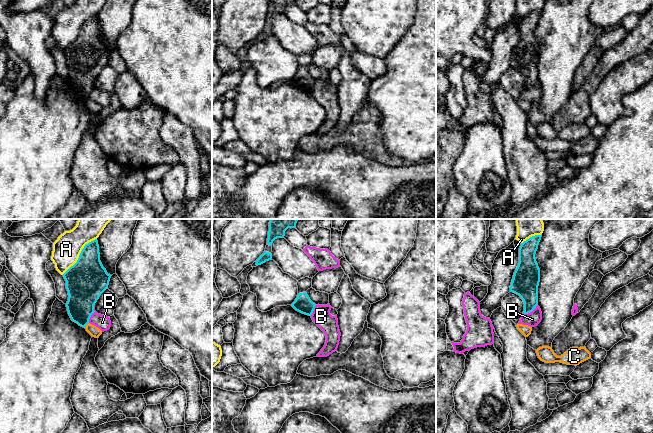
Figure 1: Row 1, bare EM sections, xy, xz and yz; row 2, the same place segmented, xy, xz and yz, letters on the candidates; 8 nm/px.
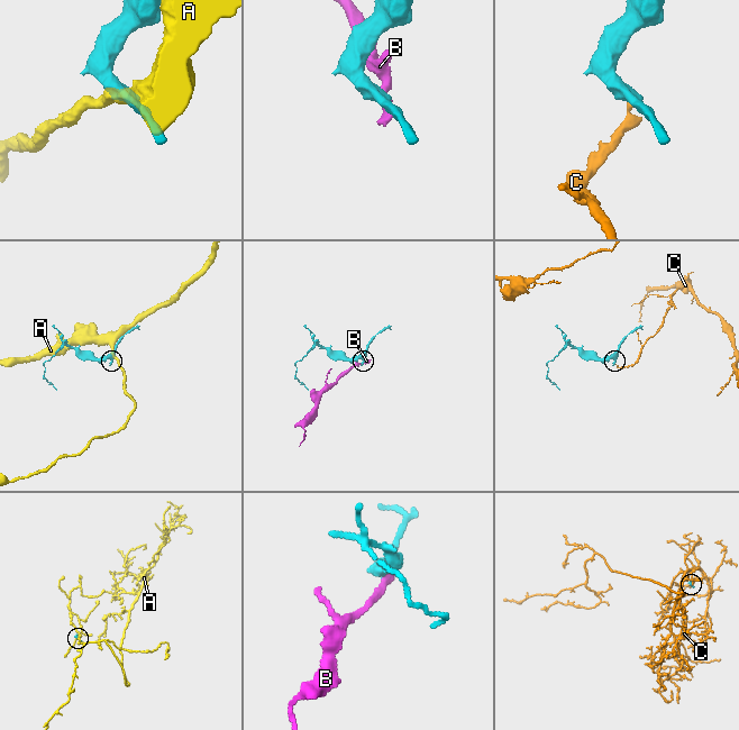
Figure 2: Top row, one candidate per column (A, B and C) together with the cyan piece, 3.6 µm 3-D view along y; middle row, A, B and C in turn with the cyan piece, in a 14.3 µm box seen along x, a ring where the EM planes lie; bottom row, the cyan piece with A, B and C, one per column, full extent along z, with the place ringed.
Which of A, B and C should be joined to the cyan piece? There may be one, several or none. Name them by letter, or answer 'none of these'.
none of these

